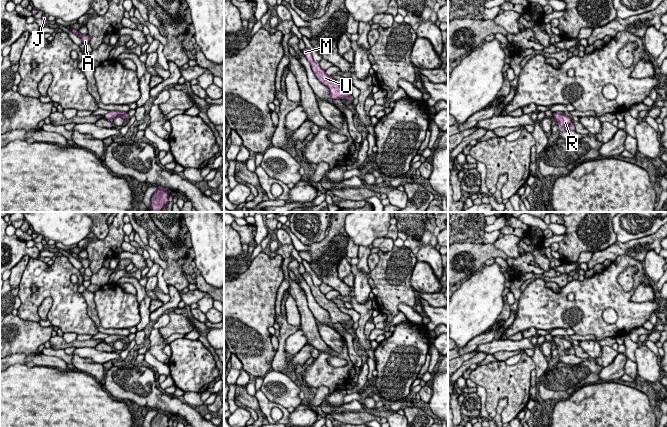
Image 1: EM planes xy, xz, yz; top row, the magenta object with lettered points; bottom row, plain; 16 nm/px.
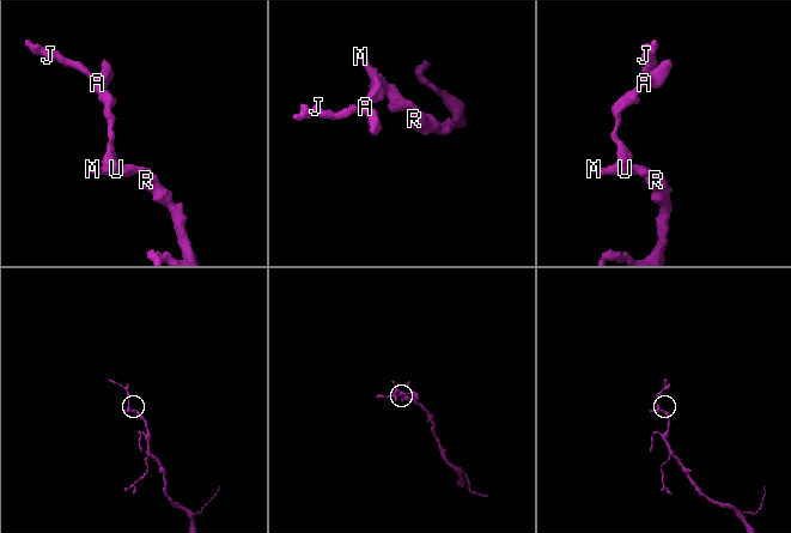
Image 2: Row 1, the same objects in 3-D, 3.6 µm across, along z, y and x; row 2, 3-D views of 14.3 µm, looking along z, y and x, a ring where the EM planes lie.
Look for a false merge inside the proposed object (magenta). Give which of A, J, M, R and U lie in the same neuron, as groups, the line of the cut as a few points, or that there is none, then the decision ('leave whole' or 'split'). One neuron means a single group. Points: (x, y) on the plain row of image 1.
A J M R U; no cut; leave whole

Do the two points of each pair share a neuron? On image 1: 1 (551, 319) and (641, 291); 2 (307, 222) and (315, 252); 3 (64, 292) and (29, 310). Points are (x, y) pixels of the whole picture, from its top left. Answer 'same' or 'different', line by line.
1: different
2: different
3: same

